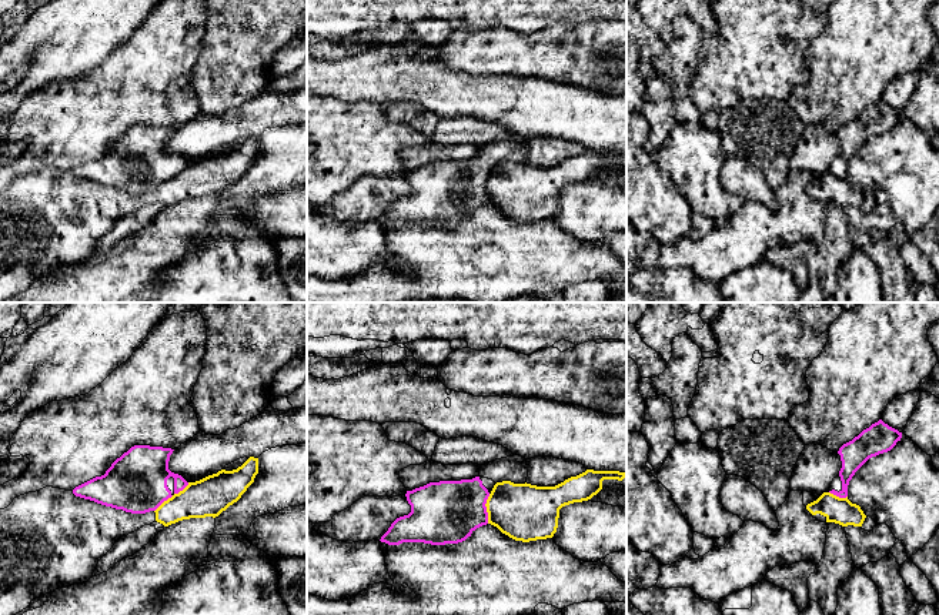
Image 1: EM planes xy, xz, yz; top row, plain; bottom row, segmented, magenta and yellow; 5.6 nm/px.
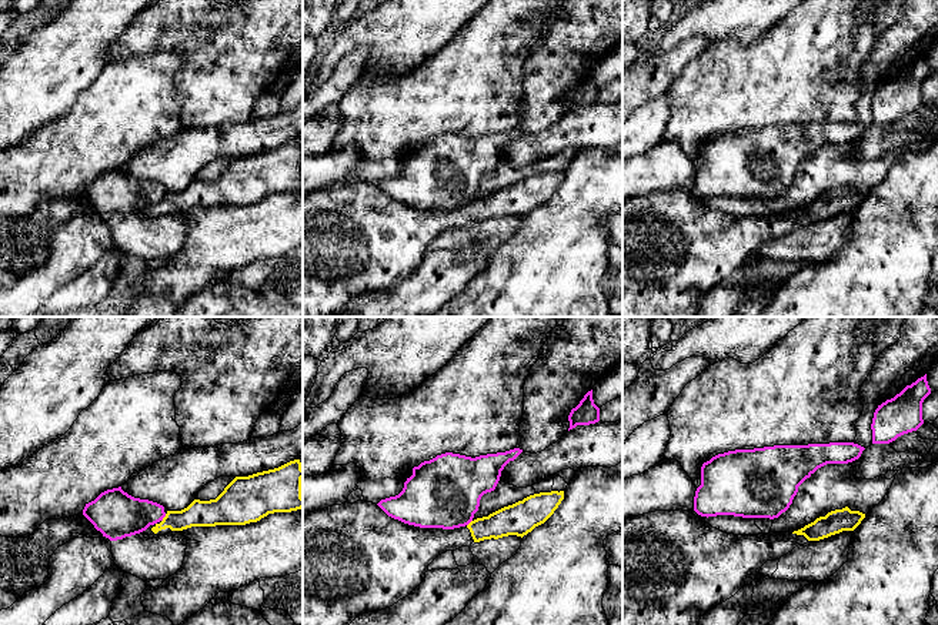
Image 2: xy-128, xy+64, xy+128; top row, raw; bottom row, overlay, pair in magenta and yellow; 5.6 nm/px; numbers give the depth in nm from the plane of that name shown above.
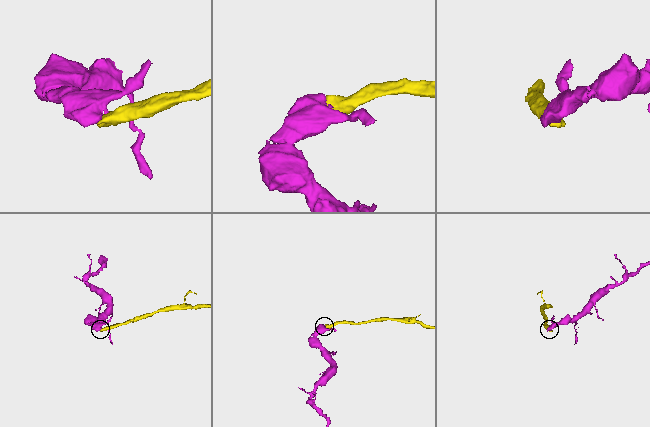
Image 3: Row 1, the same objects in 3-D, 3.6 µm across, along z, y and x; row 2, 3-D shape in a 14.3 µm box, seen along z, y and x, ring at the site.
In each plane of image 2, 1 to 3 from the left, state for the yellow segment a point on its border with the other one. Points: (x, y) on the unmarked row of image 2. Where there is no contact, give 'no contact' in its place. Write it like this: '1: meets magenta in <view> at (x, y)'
1: meets magenta in xy-128 at (163, 197)
2: meets magenta in xy+64 at (470, 201)
3: no contact

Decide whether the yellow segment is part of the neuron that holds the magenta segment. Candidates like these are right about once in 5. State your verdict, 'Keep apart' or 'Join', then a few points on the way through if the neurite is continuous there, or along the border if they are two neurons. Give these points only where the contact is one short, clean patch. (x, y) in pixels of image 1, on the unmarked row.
Keep apart. Boundary: xy (189, 163), (154, 191)

